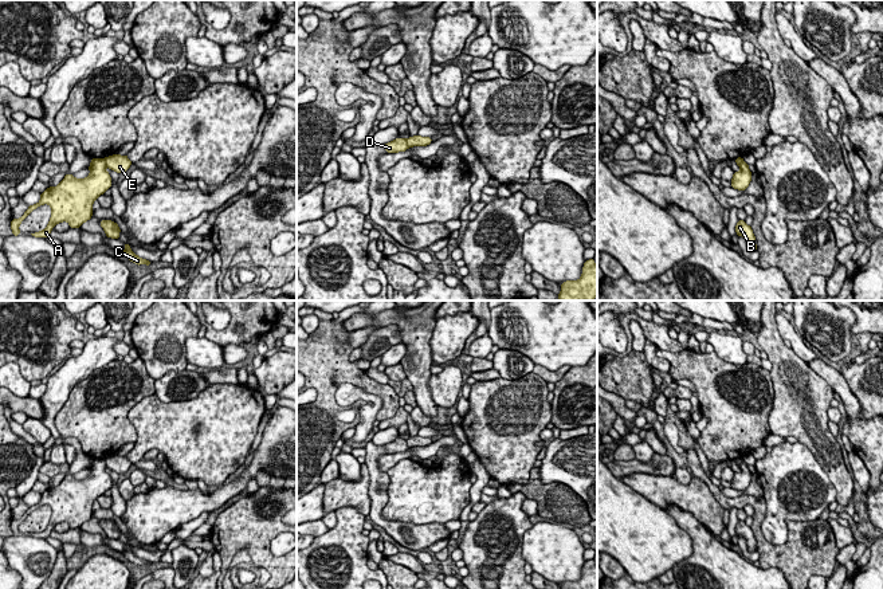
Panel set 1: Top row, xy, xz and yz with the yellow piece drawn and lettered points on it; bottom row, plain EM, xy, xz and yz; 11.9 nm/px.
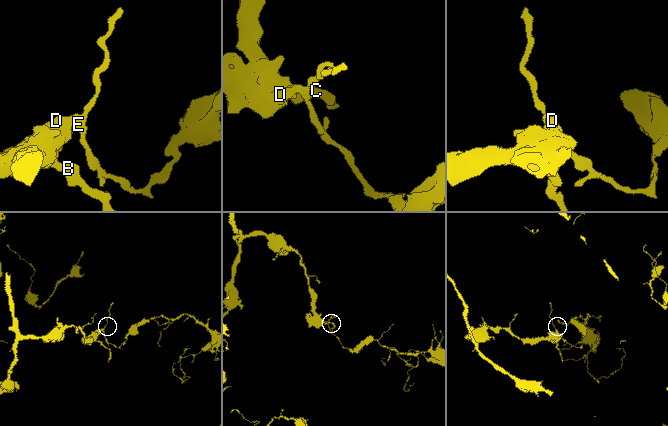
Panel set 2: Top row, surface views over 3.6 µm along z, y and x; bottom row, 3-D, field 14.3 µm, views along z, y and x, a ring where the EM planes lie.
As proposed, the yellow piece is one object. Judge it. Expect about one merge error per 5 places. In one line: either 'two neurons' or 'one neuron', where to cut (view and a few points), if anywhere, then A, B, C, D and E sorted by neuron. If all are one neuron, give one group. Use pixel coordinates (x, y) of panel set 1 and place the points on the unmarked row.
two neurons; cut xy (104, 459), (106, 466); groups A B C D / E

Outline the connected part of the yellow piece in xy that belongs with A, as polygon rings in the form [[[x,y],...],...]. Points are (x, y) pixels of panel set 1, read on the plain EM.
[[[93,459],[87,468],[90,475],[86,479],[75,479],[67,474],[59,486],[48,487],[40,494],[38,504],[30,506],[20,519],[11,521],[12,535],[21,535],[20,523],[43,504],[51,507],[51,518],[48,526],[40,533],[31,534],[32,537],[47,538],[54,526],[62,522],[67,522],[70,529],[81,529],[93,517],[93,503],[111,487],[110,474],[105,468],[105,459]]]

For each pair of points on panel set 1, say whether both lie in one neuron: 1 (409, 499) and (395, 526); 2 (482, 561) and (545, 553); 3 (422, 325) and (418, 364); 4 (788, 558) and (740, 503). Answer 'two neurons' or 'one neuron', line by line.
1: two neurons
2: two neurons
3: one neuron
4: one neuron

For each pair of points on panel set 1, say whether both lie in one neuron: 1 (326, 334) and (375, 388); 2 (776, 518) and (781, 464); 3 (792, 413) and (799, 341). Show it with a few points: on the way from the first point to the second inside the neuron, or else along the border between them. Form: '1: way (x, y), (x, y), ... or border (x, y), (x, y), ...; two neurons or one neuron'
1: way (326, 350), (348, 372), (358, 377); one neuron
2: way (776, 505), (774, 487), (781, 478); one neuron
3: border (791, 349), (807, 364); two neurons

